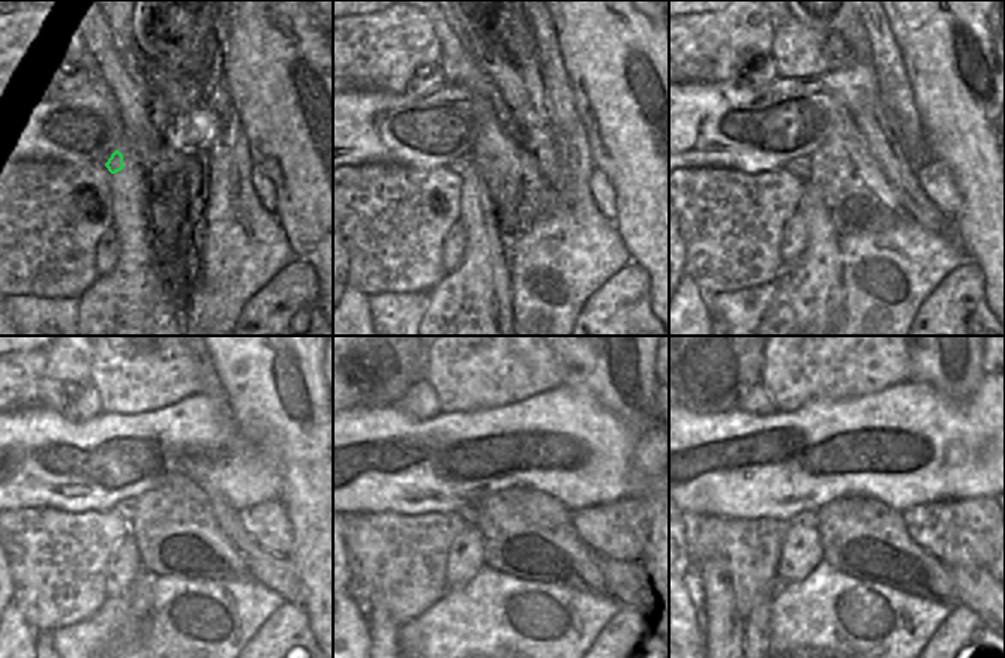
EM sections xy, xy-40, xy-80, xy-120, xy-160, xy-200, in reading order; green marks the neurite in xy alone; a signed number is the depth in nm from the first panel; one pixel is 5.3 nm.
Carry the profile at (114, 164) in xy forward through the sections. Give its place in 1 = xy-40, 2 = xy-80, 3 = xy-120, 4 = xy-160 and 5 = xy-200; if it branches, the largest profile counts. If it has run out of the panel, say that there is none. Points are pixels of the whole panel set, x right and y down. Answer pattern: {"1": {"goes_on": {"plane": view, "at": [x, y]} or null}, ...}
{"1": {"goes_on": {"plane": "xy-40", "at": [459, 165]}}, "2": {"goes_on": {"plane": "xy-80", "at": [800, 167]}}, "3": {"goes_on": {"plane": "xy-120", "at": [128, 508]}}, "4": {"goes_on": {"plane": "xy-160", "at": [468, 513]}}, "5": {"goes_on": {"plane": "xy-200", "at": [806, 517]}}}

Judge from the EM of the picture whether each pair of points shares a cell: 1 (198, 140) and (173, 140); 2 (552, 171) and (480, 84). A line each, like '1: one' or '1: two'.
1: one
2: two

